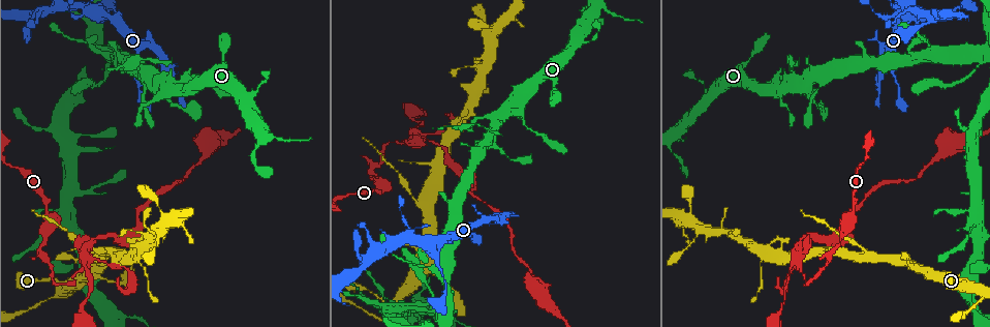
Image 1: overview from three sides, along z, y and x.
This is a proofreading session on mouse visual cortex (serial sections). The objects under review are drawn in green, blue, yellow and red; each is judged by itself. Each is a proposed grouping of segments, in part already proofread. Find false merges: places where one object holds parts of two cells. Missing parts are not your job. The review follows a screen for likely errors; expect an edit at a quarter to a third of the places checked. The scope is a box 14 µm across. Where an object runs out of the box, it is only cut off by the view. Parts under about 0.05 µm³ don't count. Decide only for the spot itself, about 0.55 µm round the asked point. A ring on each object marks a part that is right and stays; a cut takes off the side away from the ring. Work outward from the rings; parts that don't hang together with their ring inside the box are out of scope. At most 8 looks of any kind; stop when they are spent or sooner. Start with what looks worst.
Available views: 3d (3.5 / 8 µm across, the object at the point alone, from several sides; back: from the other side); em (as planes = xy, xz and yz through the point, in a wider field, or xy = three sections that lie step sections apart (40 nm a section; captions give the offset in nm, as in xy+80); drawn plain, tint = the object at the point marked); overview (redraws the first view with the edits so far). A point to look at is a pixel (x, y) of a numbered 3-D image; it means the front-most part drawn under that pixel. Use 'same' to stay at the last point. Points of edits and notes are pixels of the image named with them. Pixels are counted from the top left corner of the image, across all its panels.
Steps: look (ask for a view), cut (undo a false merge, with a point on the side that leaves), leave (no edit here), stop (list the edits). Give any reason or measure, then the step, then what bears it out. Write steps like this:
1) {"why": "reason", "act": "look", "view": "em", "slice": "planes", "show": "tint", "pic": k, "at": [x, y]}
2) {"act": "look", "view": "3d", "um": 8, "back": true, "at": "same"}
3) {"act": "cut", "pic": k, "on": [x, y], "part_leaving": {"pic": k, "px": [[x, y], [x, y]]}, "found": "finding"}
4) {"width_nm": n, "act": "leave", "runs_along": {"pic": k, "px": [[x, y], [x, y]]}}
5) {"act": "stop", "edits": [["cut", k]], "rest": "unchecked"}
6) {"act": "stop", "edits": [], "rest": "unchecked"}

{"why": "calibre changes", "act": "look", "view": "3d", "um": 3.5, "pic": 1, "at": [498, 130]}

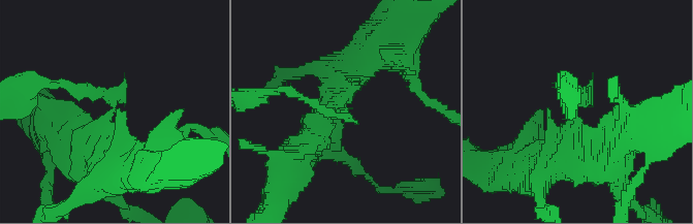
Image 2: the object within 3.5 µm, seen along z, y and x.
{"act": "look", "view": "em", "slice": "xy", "step": 3, "show": "tint", "pic": 2, "at": [102, 116]}

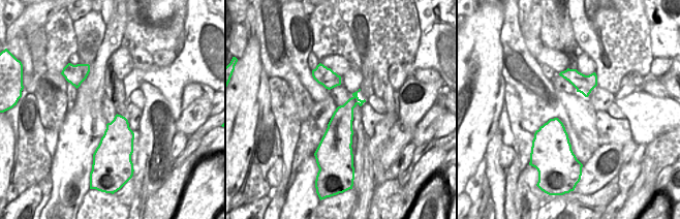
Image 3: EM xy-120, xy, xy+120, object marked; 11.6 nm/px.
{"why": "another direction", "act": "look", "view": "em", "slice": "xy", "step": 5, "show": "tint", "at": "same"}

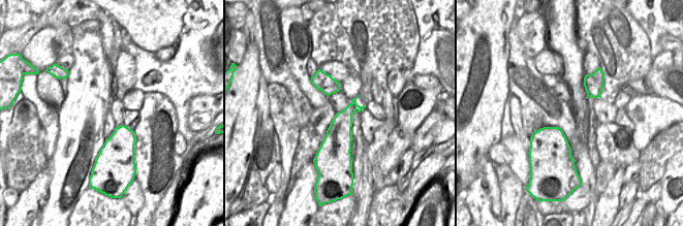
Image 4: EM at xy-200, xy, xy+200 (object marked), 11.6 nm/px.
{"width_nm": 280, "act": "cut", "pic": 2, "on": [82, 86], "part_leaving": {"pic": 2, "px": [[113, 105], [93, 89], [27, 83]]}, "found": "a second cell is stuck on"}

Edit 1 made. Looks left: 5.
{"why": "thin neck", "act": "look", "view": "3d", "um": 3.5, "pic": 1, "at": [860, 247]}

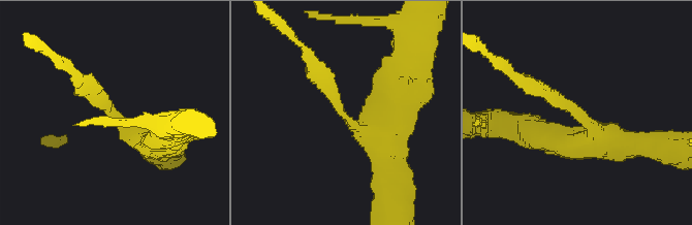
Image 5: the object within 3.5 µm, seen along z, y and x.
{"arm_widths_nm": [250, 450], "act": "look", "view": "em", "slice": "xy", "step": 3, "show": "tint", "pic": 5, "at": [342, 115]}

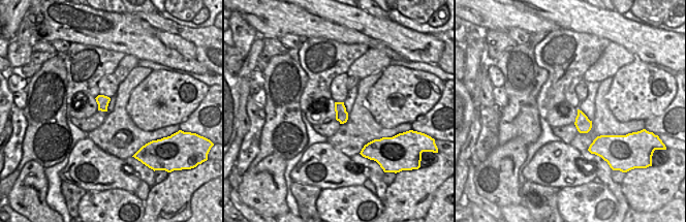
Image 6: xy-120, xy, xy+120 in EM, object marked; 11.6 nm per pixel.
{"act": "cut", "pic": 5, "on": [329, 93], "part_leaving": {"pic": 5, "px": [[344, 115], [300, 43]]}, "found": "a second cell is stuck on"}

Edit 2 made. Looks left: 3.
{"act": "look", "view": "overview"}

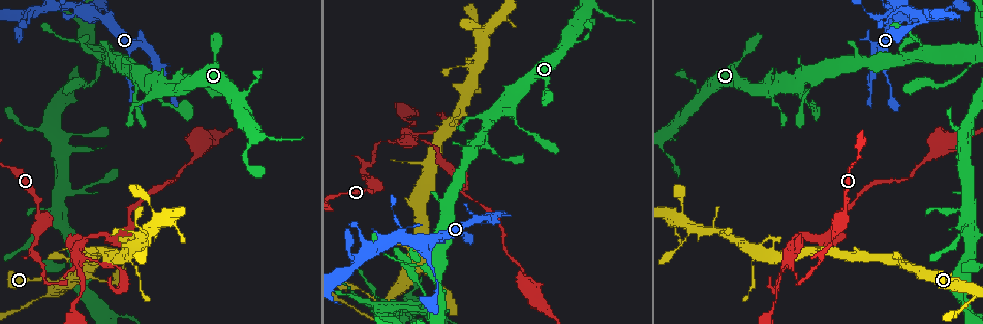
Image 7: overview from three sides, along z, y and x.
{"why": "sudden change in width", "act": "look", "view": "3d", "um": 3.5, "pic": 7, "at": [375, 157]}

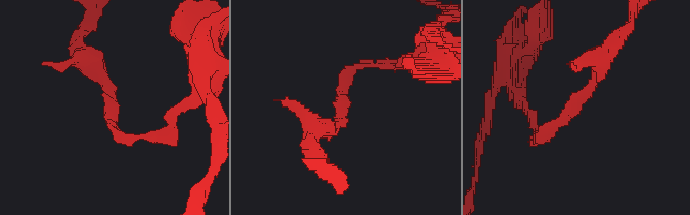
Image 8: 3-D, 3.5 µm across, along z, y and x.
{"act": "look", "view": "em", "slice": "xy", "step": 5, "show": "tint", "pic": 8, "at": [342, 109]}

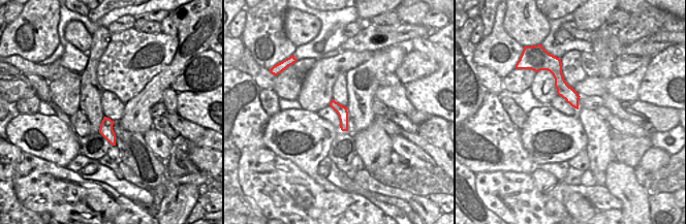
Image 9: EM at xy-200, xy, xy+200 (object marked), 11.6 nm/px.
{"arm_widths_nm": [150, 250], "act": "leave", "runs_along": {"pic": 8, "px": [[610, 47], [597, 79], [536, 139]]}, "found": "all the same cell"}

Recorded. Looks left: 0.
{"act": "stop", "edits": [["cut", 2], ["cut", 5]], "rest": "unchecked"}

